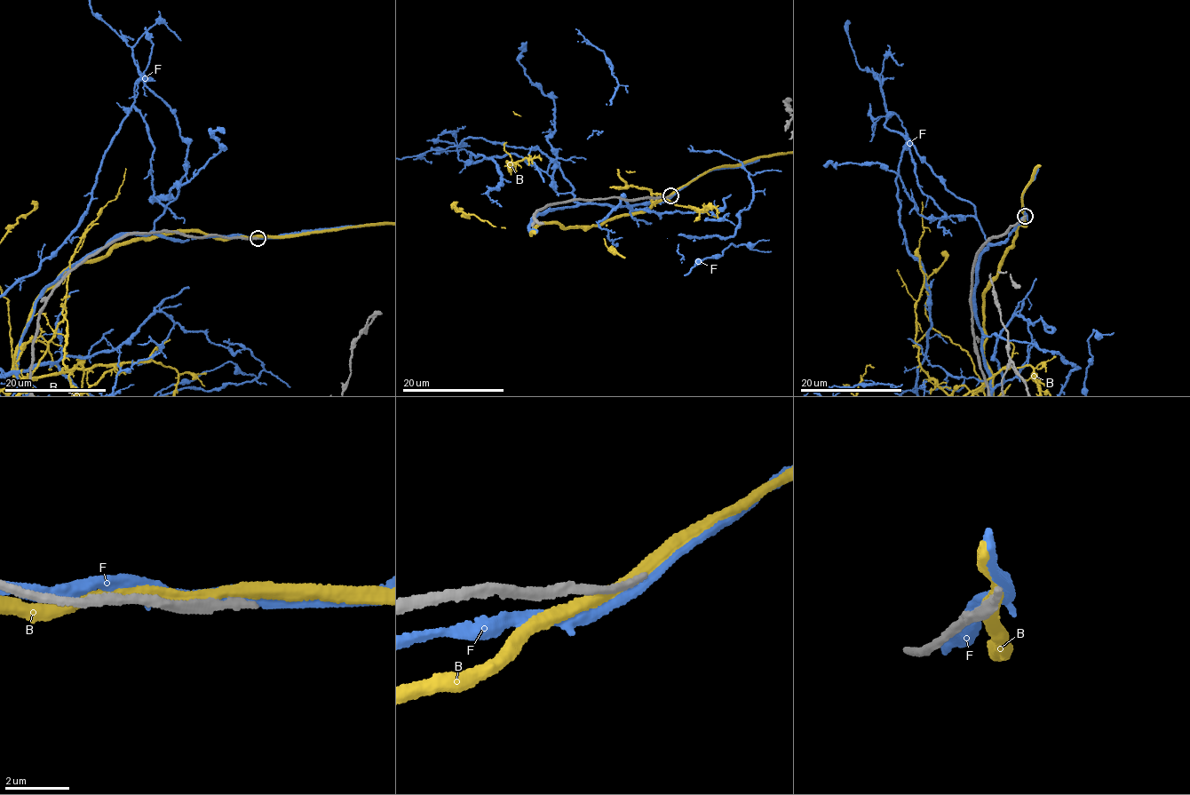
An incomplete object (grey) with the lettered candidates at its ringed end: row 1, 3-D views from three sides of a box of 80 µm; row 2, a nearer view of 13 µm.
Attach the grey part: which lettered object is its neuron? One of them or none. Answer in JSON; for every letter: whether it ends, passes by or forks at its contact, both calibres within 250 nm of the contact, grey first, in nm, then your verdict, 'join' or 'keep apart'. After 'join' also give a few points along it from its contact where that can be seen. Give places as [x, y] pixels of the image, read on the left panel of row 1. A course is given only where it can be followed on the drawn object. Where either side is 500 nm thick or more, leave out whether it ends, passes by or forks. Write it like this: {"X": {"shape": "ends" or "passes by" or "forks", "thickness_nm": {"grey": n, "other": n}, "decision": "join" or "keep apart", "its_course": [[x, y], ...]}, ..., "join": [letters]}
{"B": {"shape": "passes by", "thickness_nm": {"grey": 360, "other": 340}, "decision": "keep apart"}, "F": {"shape": "passes by", "thickness_nm": {"grey": 280, "other": 340}, "decision": "keep apart"}, "join": []}

